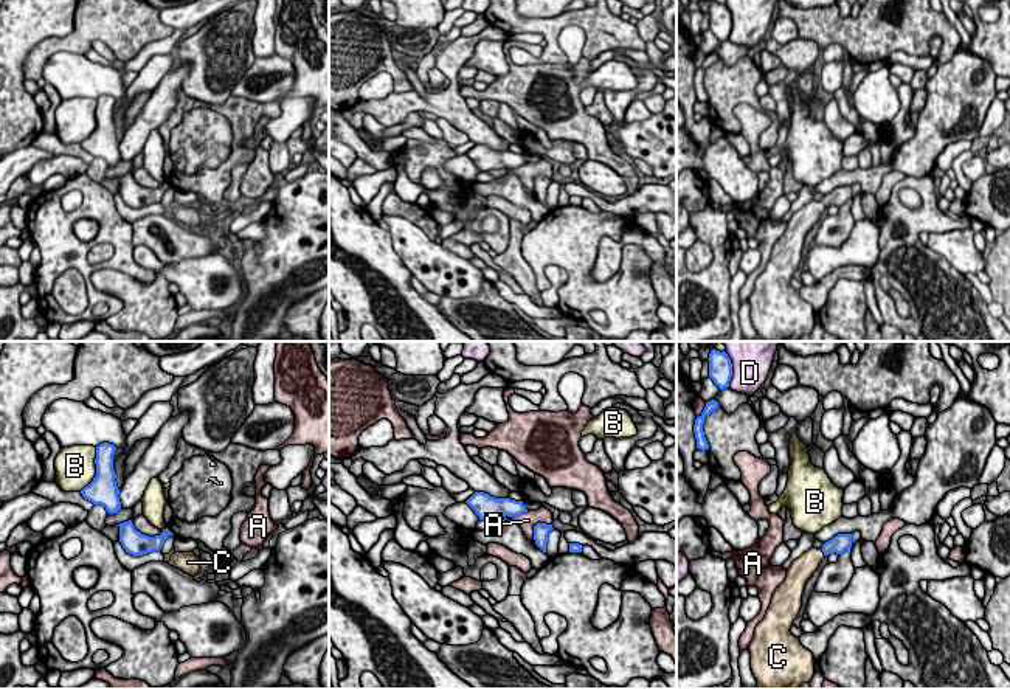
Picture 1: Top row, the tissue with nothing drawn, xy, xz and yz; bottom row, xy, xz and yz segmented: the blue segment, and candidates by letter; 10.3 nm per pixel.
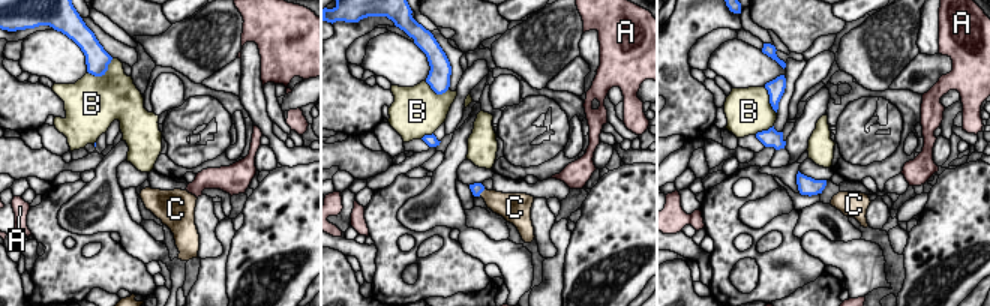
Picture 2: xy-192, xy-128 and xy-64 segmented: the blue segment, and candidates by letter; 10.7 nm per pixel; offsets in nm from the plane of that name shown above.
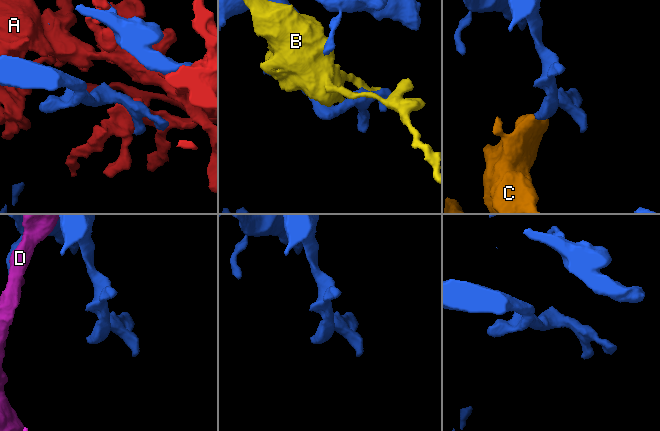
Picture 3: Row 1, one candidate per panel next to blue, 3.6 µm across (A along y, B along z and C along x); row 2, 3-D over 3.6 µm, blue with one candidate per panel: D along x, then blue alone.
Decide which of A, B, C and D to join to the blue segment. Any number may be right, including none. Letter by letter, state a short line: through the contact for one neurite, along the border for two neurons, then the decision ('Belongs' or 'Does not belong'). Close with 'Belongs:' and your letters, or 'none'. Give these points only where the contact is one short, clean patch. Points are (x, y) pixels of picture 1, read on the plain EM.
A: Does not belong
B: Does not belong
C: Line: yz (841, 194), (823, 204), (807, 216). Belongs
D: Does not belong
Belongs: C

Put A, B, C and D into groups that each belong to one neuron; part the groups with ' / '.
A / B / C / D

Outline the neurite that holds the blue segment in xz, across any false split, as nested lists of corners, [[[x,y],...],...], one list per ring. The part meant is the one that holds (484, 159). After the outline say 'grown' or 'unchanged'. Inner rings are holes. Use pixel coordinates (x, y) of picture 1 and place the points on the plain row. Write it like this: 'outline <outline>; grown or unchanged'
outline [[[475,144],[465,154],[479,172],[487,172],[490,169],[517,169],[527,164],[523,154],[515,154],[510,151],[495,151],[484,144]]]; unchanged

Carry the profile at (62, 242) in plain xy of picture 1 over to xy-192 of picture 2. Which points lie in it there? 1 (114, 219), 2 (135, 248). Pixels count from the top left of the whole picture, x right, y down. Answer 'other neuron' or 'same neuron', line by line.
1: other neuron
2: other neuron

